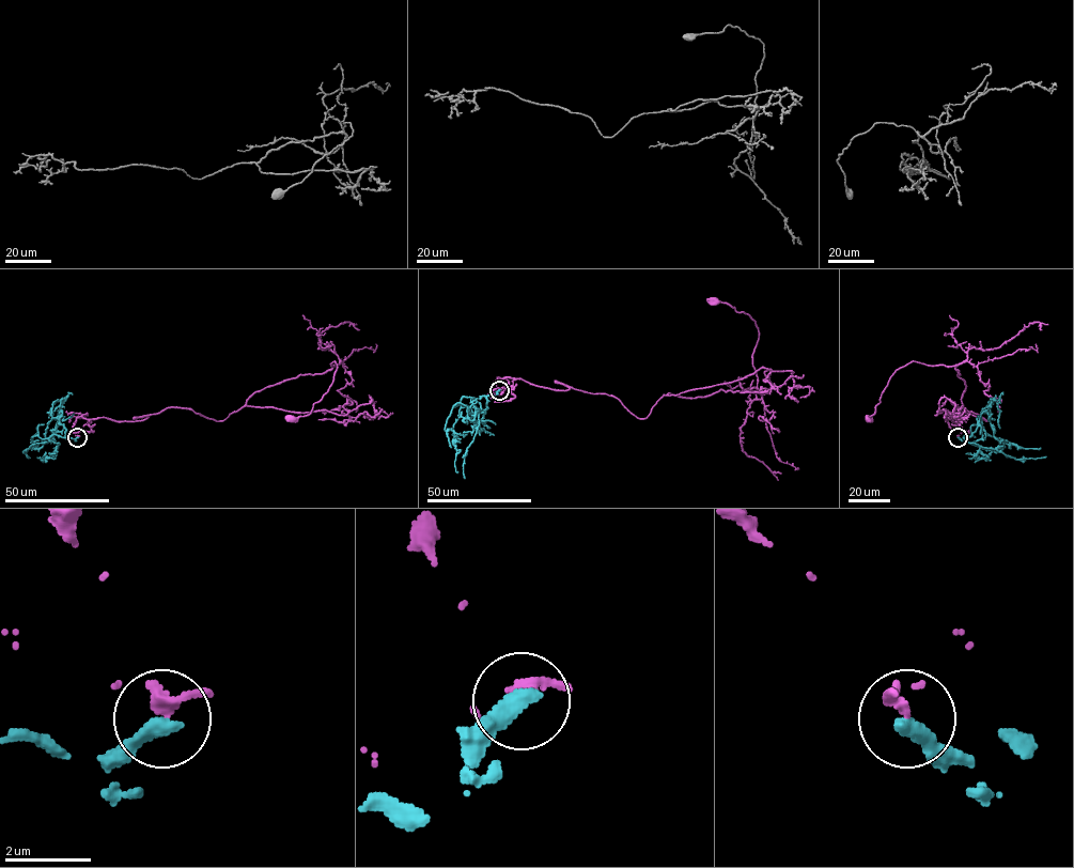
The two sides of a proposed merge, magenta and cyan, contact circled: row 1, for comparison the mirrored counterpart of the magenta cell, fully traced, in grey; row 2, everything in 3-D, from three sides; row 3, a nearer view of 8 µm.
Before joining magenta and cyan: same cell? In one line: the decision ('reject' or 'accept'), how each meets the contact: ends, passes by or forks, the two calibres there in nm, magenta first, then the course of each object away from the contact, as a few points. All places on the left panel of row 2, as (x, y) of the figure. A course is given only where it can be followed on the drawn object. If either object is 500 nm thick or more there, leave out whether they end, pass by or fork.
reject; magenta ends there; cyan ends there; 280 nm thick on the magenta side, 440 nm on the other; magenta runs (77, 437), (79, 417), (181, 407), (223, 421), (333, 361), (328, 391), (291, 419); cyan runs (77, 437), (65, 437), (64, 425), (48, 442), (35, 444), (24, 451), (41, 448), (45, 440)

